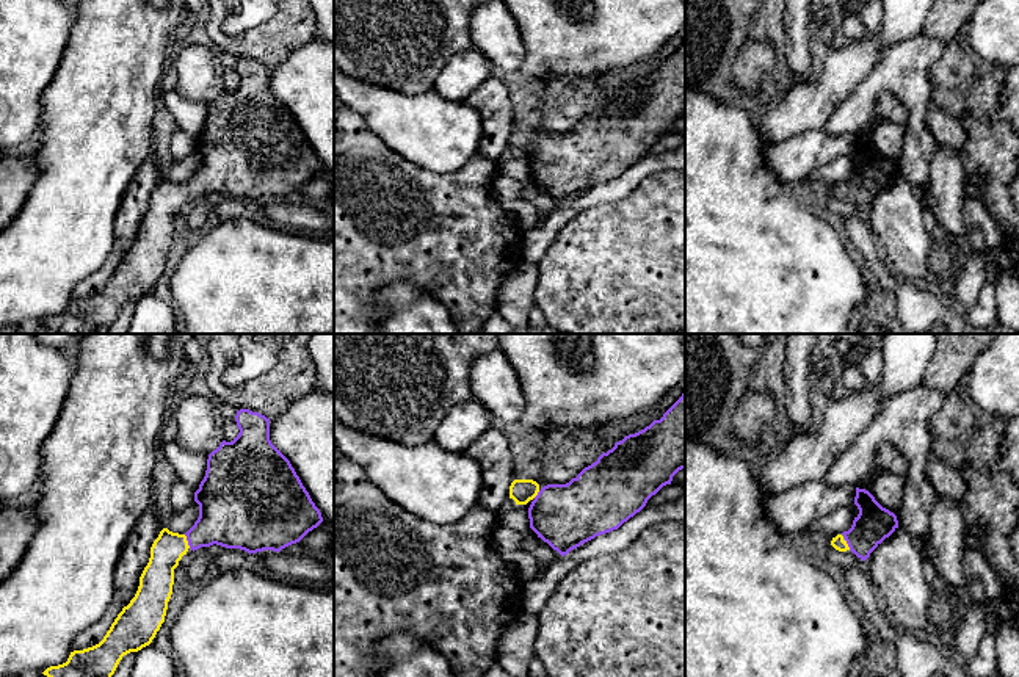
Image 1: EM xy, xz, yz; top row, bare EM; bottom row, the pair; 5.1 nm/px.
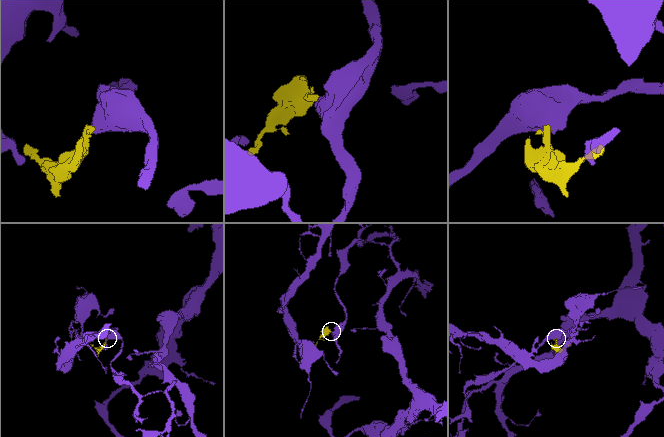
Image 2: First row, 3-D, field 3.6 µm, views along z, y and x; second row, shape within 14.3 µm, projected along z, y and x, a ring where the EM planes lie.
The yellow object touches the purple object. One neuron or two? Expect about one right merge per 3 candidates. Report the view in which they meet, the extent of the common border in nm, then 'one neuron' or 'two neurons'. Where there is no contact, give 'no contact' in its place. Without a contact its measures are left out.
xy | 80 nm | one neuron

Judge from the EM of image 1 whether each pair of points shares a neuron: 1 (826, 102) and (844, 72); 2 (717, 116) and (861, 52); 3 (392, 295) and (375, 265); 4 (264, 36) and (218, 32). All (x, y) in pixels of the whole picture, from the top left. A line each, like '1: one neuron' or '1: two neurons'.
1: one neuron
2: two neurons
3: two neurons
4: one neuron

